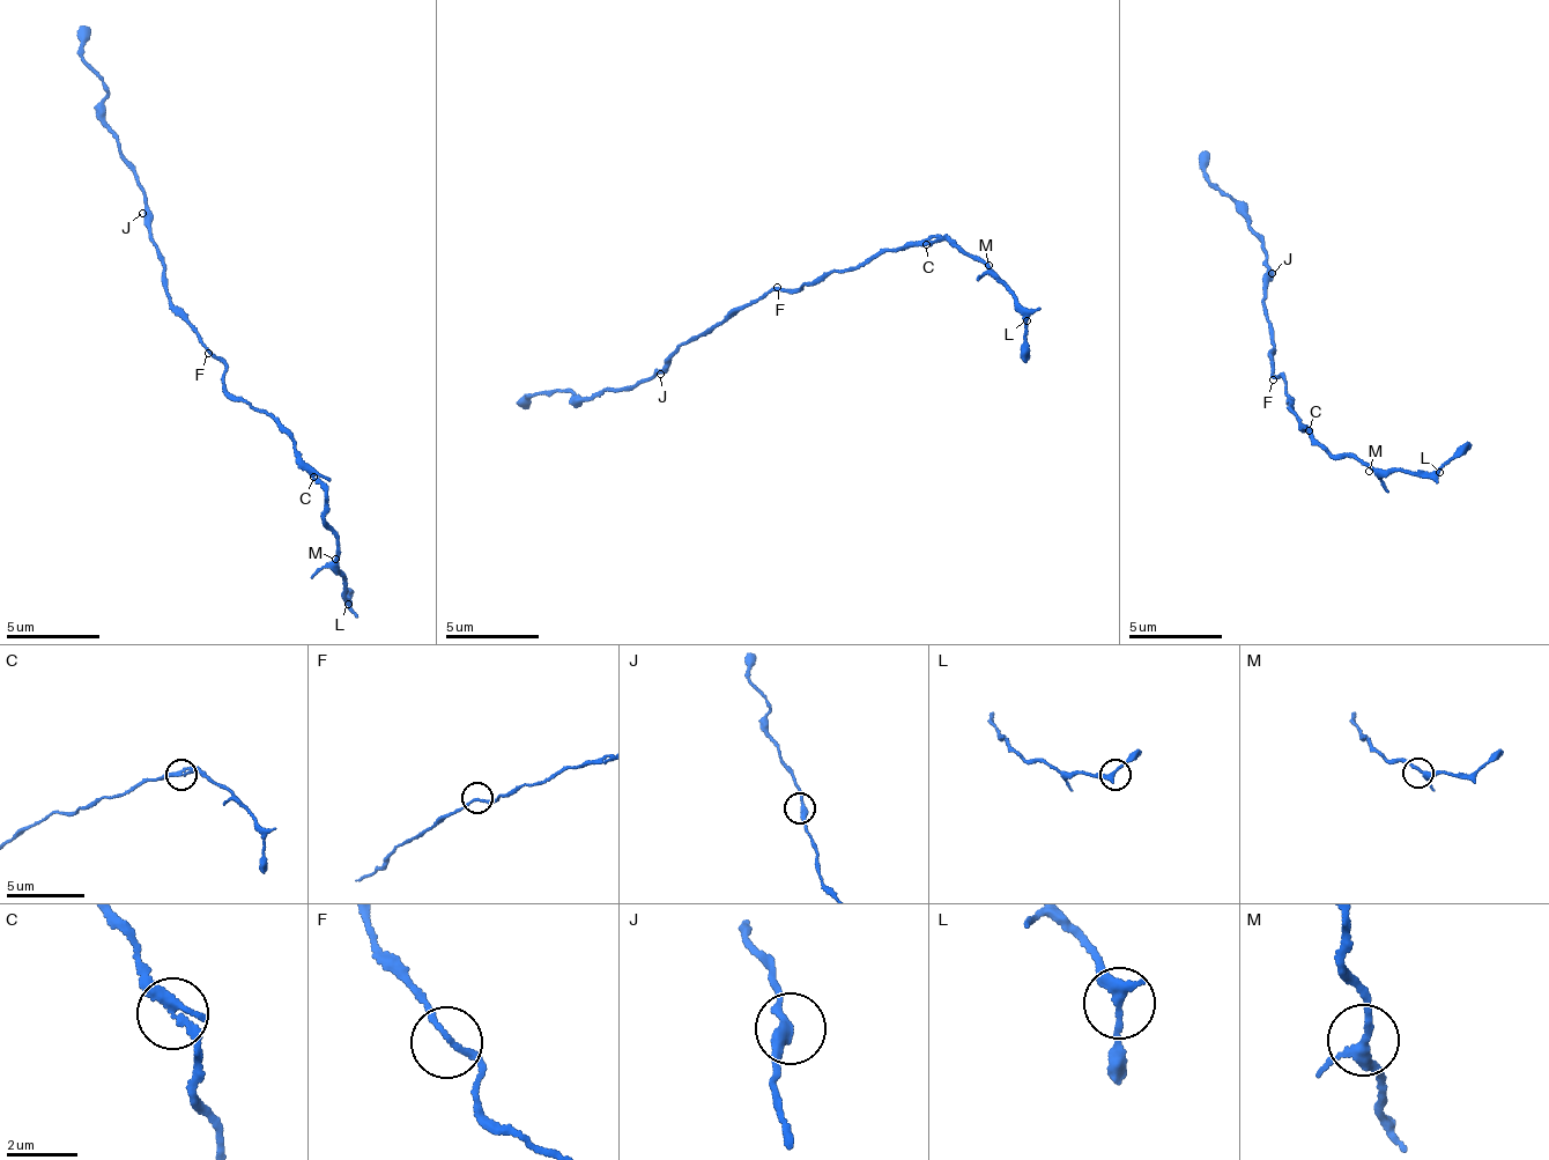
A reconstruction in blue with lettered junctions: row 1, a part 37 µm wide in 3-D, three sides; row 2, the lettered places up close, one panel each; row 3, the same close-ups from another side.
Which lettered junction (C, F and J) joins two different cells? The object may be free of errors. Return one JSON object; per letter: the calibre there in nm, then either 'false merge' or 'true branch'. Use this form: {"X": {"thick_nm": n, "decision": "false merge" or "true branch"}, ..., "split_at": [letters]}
{"C": {"thick_nm": 280, "decision": "false merge"}, "F": {"thick_nm": 150, "decision": "true branch"}, "J": {"thick_nm": 280, "decision": "true branch"}, "split_at": ["C"]}

